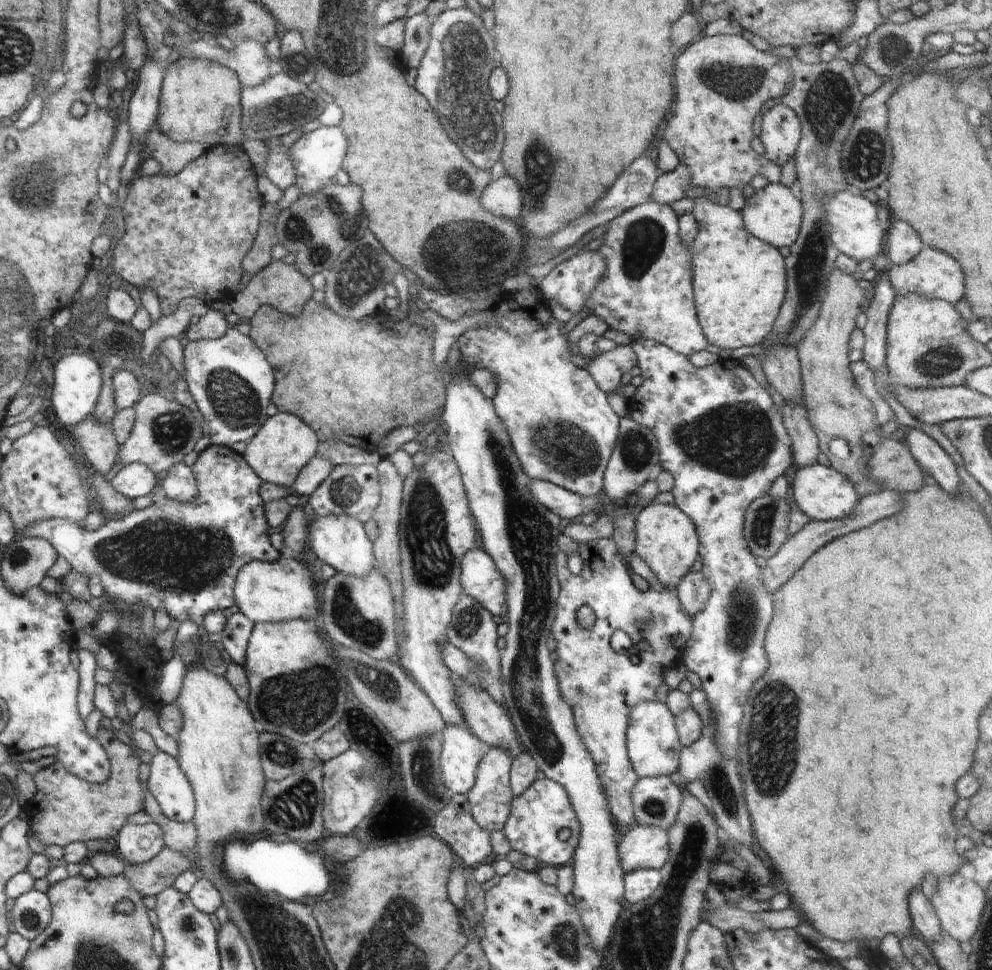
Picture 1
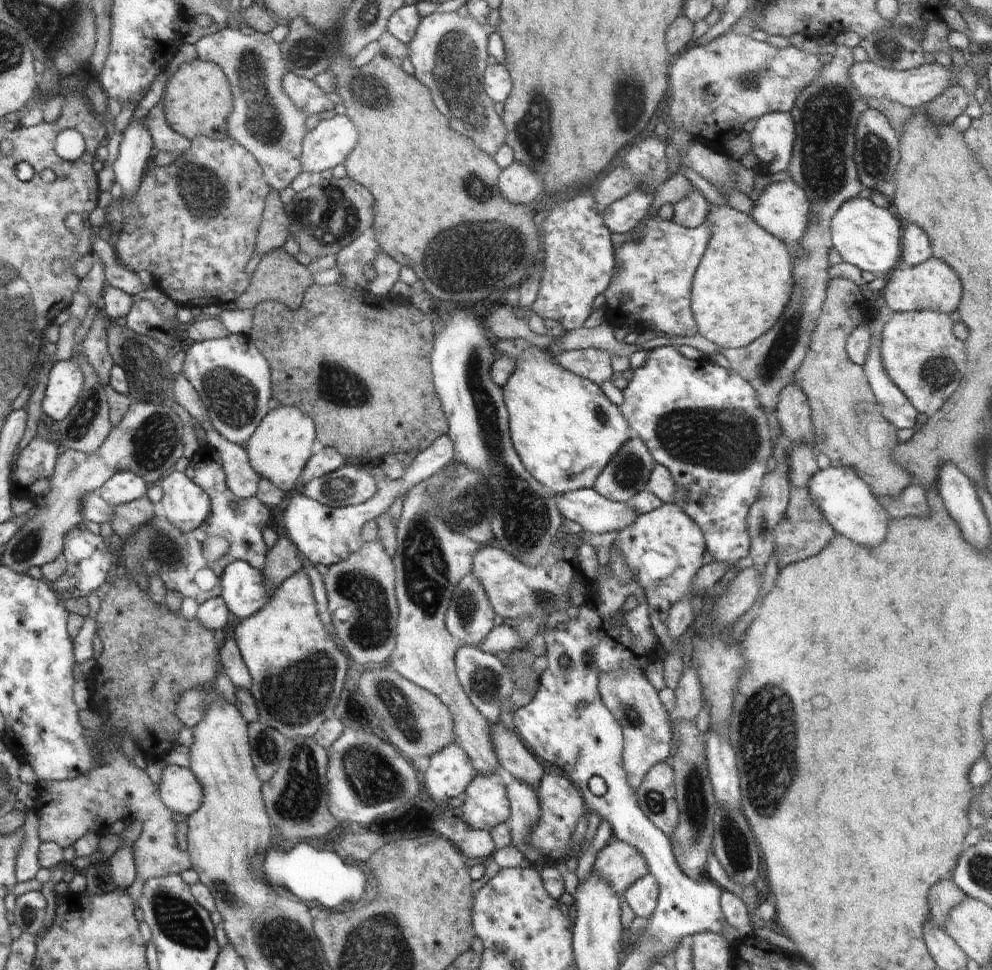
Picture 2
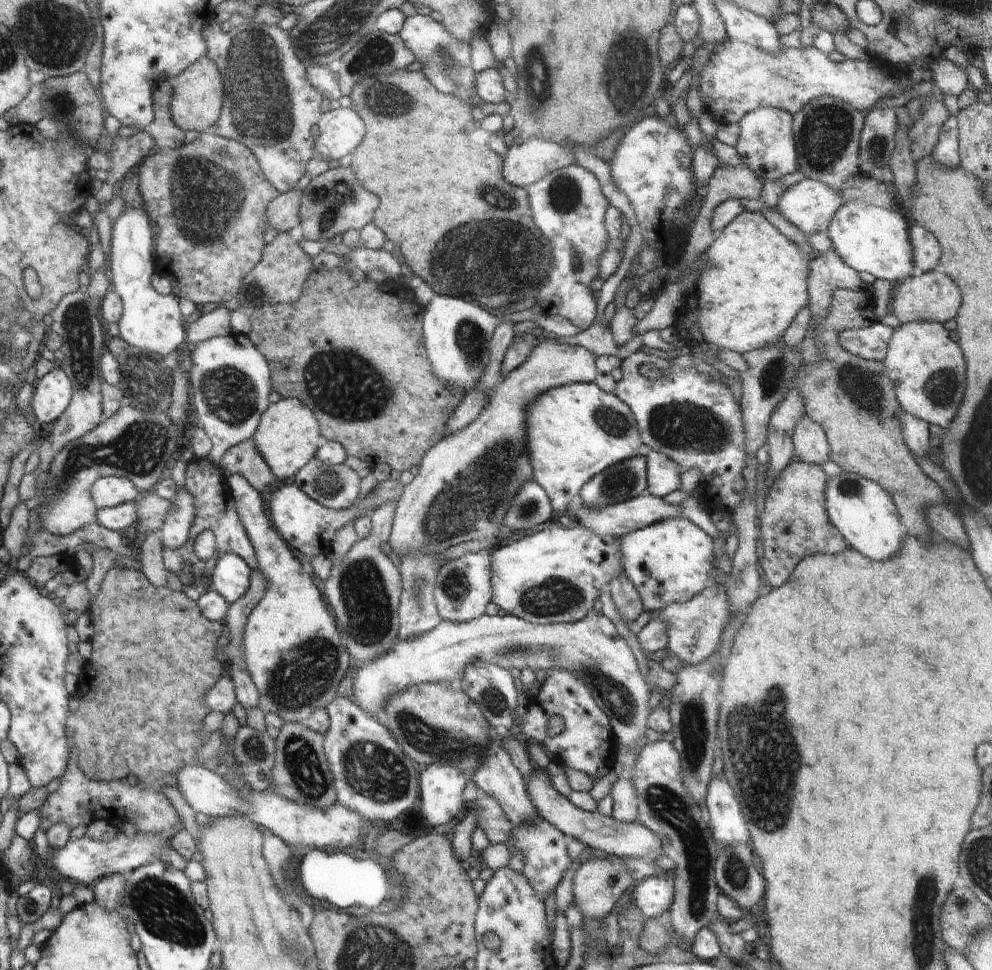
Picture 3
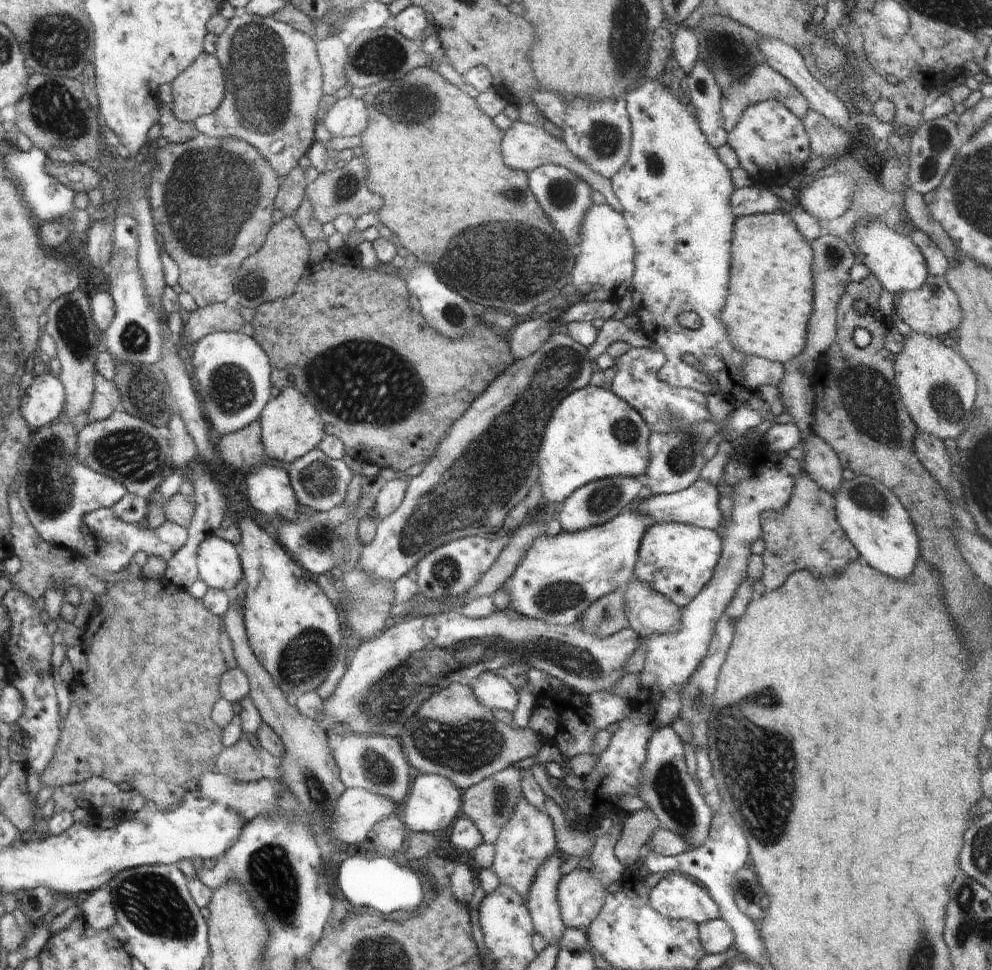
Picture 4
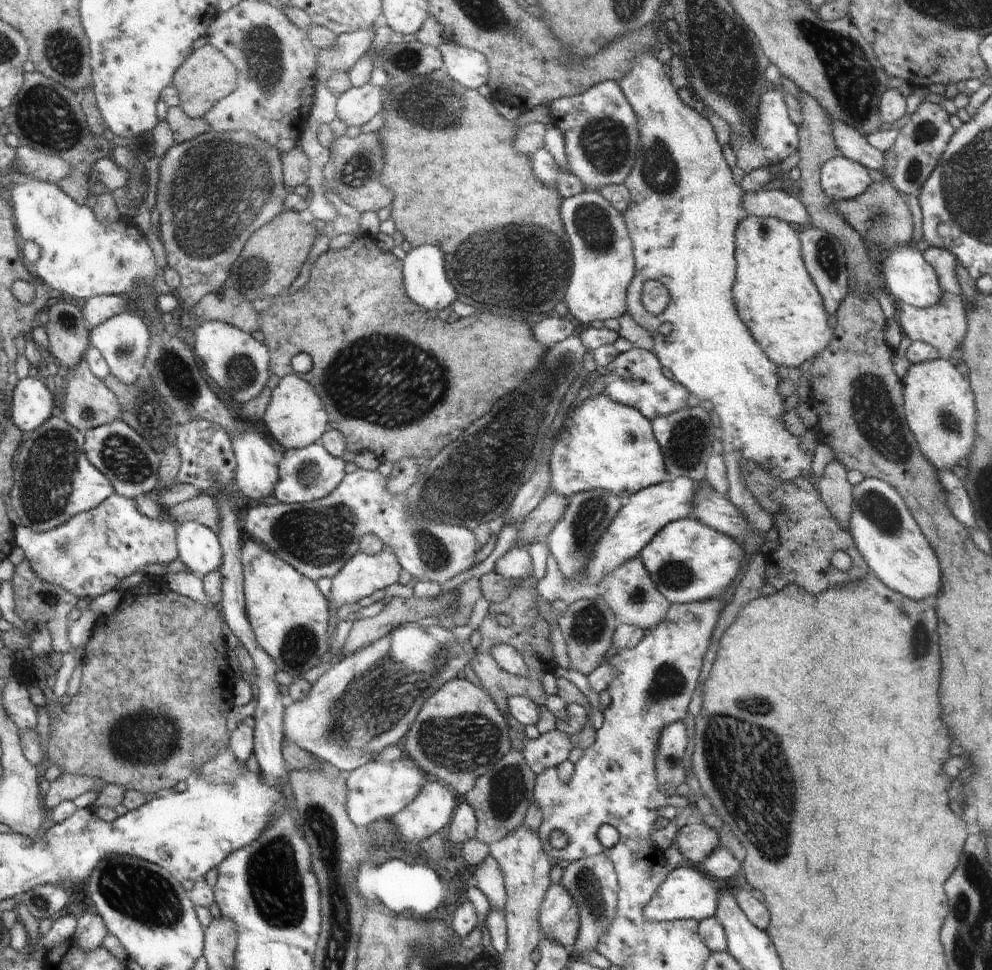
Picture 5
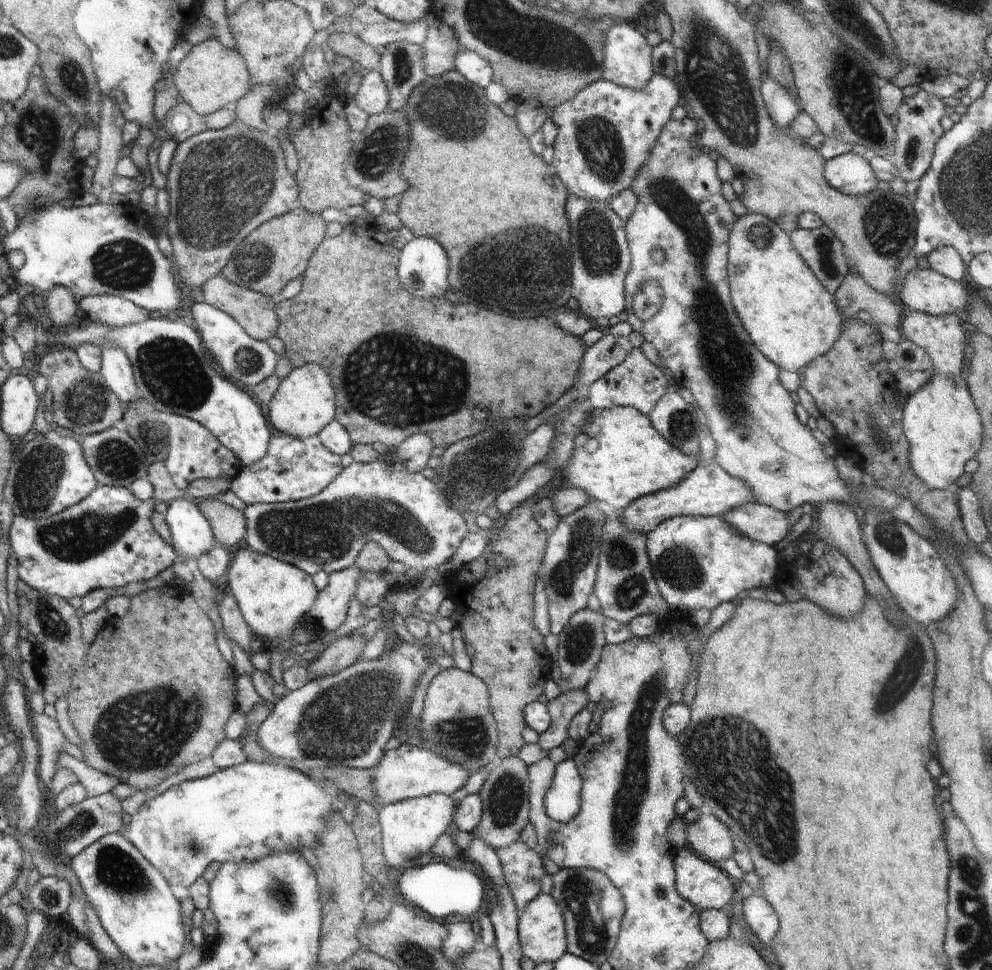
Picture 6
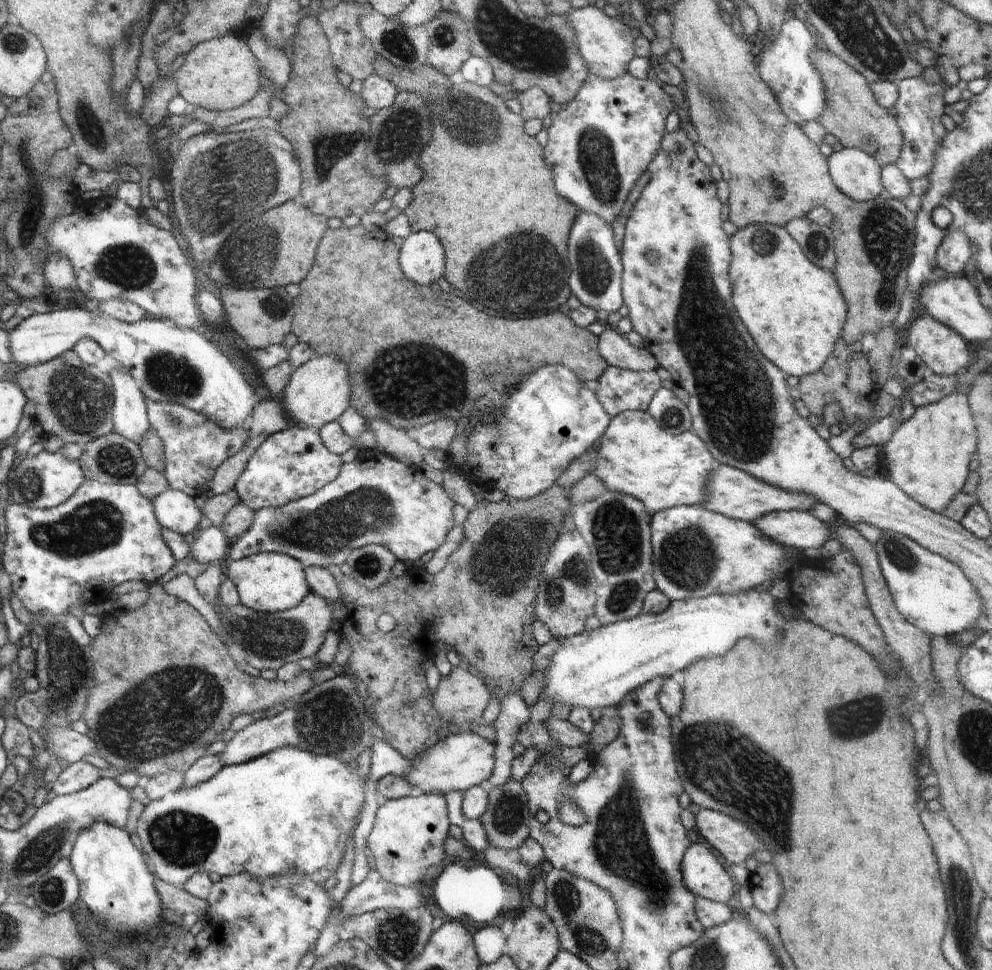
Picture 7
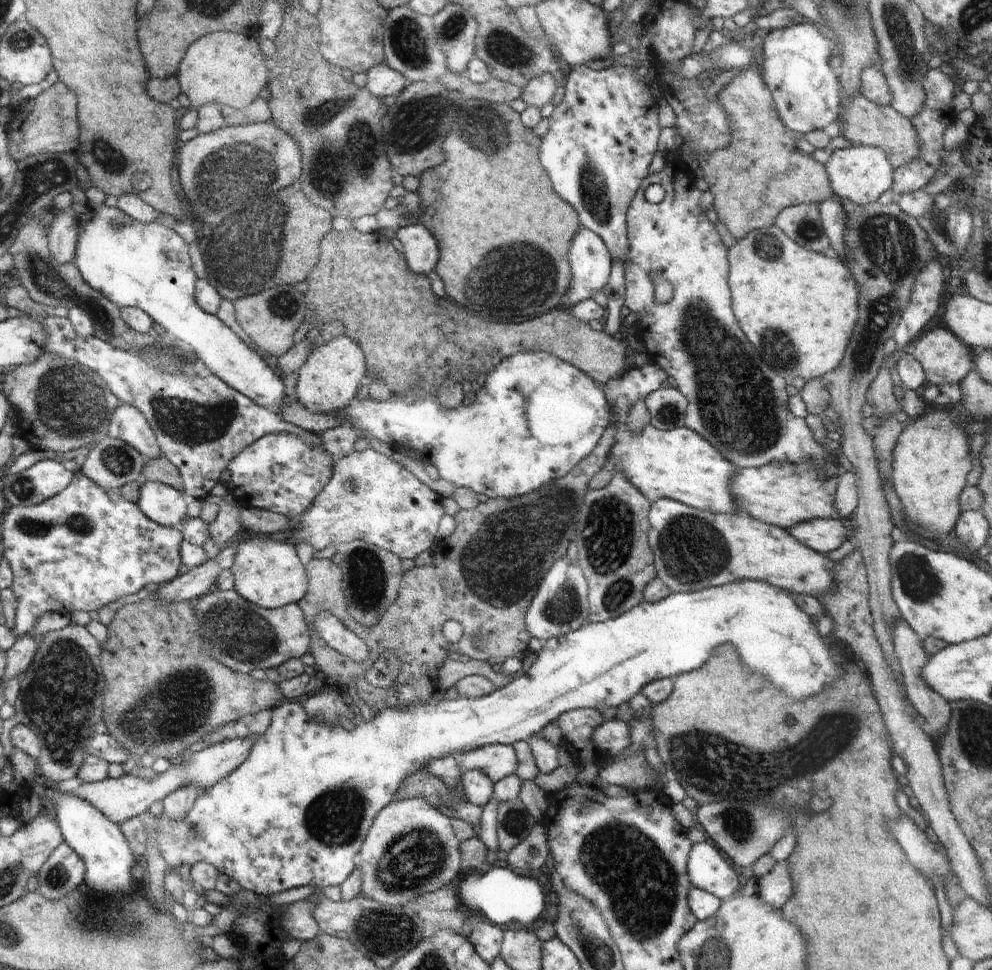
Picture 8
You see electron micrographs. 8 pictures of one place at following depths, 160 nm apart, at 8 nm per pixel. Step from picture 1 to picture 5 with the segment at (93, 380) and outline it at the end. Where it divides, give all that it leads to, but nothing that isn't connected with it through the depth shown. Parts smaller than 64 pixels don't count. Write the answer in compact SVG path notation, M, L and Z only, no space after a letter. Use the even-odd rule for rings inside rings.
M24 378L16 382L12 418L20 430L37 430L54 410L54 398L42 380Z

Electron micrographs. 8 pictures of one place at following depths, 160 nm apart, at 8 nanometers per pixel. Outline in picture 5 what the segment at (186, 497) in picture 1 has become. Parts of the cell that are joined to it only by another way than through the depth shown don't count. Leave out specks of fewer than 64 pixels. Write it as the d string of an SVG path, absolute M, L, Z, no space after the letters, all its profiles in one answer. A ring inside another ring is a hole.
M112 492L108 498L104 498L99 506L76 514L66 524L48 530L48 532L36 532L32 528L19 525L16 528L16 544L25 555L26 562L30 562L32 570L36 572L36 578L50 584L58 584L60 588L74 594L79 598L91 598L92 600L120 586L120 582L144 568L147 564L159 563L166 565L179 557L176 546L176 527L172 520L150 519L136 510L136 500L121 496Z

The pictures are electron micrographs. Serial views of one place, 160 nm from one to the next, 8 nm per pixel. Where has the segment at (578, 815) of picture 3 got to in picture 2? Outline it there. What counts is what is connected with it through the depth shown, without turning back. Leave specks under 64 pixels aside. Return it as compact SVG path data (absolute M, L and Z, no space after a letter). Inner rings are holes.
M502 723L492 724L492 742L499 755L500 767L507 770L516 780L530 784L538 790L544 773L544 762L537 758L523 743L516 731L504 728Z

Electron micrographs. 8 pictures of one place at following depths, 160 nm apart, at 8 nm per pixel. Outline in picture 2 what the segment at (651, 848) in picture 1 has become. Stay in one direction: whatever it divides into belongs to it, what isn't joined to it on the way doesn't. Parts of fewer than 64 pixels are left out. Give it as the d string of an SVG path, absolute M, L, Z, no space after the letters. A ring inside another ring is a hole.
M616 840L604 846L592 864L592 870L608 880L618 896L648 874L648 866L638 850L634 850L630 844Z

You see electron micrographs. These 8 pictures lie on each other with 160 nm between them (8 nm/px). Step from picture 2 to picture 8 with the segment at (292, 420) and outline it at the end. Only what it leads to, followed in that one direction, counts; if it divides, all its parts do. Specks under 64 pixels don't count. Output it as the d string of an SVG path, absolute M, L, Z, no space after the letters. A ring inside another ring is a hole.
M340 335L311 350L304 366L297 372L297 399L314 413L343 411L356 398L358 388L366 381L366 372L366 355L363 350L351 339Z

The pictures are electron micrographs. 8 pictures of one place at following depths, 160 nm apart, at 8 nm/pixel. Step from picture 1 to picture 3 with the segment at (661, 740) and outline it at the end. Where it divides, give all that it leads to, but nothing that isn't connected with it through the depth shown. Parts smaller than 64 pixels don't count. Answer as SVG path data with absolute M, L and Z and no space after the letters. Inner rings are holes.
M590 609L584 618L573 623L554 623L553 625L539 625L536 623L526 622L514 615L500 616L484 614L474 621L467 623L451 623L450 621L442 621L435 629L422 634L418 638L411 641L397 641L397 645L385 655L377 658L375 661L368 663L364 668L359 669L354 682L354 696L360 704L360 710L364 711L372 718L380 716L380 709L387 703L389 696L396 691L419 685L422 683L457 683L462 676L464 669L471 662L486 661L490 664L502 667L503 669L532 668L533 670L548 670L562 667L567 671L570 670L582 679L587 687L591 690L595 703L608 715L612 730L618 742L617 752L613 755L613 764L618 776L617 780L612 784L610 793L613 796L612 817L620 822L631 823L637 822L639 818L637 804L637 790L633 785L633 768L639 757L640 750L644 748L648 741L652 738L647 726L647 718L651 713L650 696L651 692L647 684L644 682L644 676L636 663L636 659L628 647L628 643L618 635L614 624L602 613L598 613L596 609ZM638 746L639 752L634 748Z

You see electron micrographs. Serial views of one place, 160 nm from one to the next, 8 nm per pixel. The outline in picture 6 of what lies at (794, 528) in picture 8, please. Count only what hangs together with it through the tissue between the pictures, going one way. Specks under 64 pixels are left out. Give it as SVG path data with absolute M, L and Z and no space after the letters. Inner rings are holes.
M754 501L732 507L723 514L723 519L742 538L773 546L791 530L787 516L785 512Z

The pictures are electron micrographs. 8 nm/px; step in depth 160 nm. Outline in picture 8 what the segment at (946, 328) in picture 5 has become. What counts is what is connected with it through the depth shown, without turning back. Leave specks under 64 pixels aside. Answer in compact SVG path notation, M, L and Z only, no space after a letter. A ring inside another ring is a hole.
M943 327L934 328L916 338L912 344L911 352L914 358L918 360L923 368L927 383L933 385L945 385L946 383L957 384L972 370L973 350L965 345L957 335L954 335L949 329Z

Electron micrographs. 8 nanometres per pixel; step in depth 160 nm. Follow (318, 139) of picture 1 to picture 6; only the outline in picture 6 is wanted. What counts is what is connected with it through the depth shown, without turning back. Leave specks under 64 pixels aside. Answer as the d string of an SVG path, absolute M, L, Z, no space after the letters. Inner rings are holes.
M378 70L362 76L358 92L351 99L369 115L377 115L388 109L389 92Z

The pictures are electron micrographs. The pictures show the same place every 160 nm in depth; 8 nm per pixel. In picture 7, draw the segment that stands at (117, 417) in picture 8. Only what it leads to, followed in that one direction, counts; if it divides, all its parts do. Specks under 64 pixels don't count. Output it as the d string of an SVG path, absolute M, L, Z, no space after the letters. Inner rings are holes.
M121 365L106 373L112 383L113 432L139 441L150 430L144 394L134 377Z

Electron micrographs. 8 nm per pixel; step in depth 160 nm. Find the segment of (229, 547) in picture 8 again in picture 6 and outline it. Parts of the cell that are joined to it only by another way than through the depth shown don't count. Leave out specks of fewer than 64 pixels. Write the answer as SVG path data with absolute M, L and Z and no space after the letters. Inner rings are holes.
M394 455L378 462L355 461L323 490L314 497L299 501L282 501L281 503L256 503L243 510L247 519L248 549L270 555L292 566L299 567L306 574L320 571L332 574L352 566L357 560L363 546L368 541L376 541L391 558L407 567L424 569L447 569L458 544L464 540L466 524L458 509L447 503L440 488L426 480L422 473L412 473L402 466Z

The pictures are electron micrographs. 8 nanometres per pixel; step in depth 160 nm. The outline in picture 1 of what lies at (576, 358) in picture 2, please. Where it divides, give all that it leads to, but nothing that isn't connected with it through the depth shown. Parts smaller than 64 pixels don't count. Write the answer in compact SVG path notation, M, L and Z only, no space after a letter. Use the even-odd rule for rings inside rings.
M619 345L607 353L600 352L587 365L586 370L608 396L621 393L620 378L637 365L637 356L631 345Z

